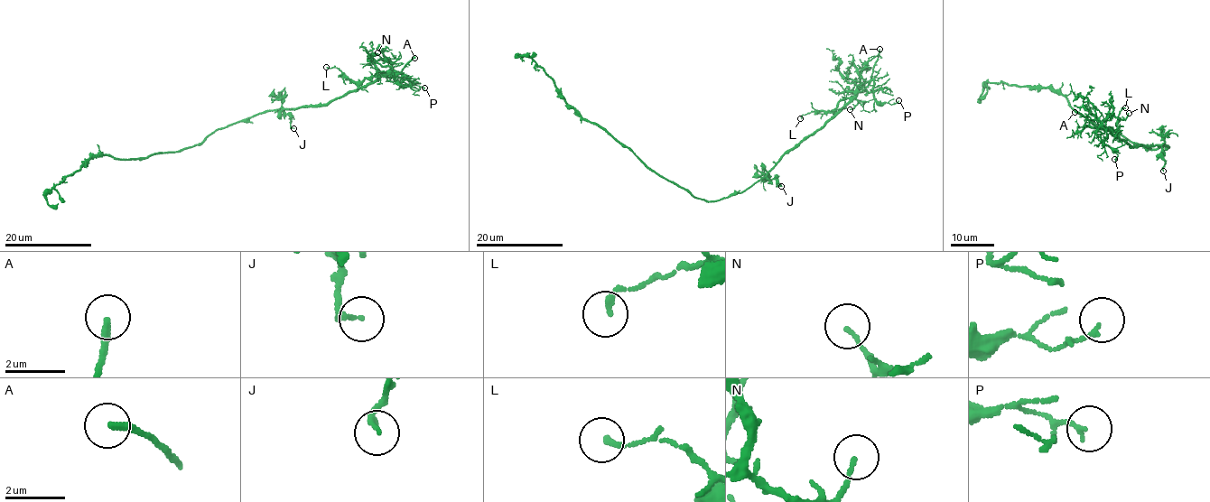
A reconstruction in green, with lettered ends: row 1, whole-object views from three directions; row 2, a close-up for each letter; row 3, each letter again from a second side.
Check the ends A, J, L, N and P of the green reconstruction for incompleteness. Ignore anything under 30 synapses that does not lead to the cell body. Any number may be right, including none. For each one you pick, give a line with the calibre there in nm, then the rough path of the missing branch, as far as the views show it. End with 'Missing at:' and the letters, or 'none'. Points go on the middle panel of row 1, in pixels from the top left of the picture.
A: 240 nm thick; missing branch runs (879, 49), (879, 44), (867, 34), (870, 31), (911, 35), (935, 46)
Missing at: A

